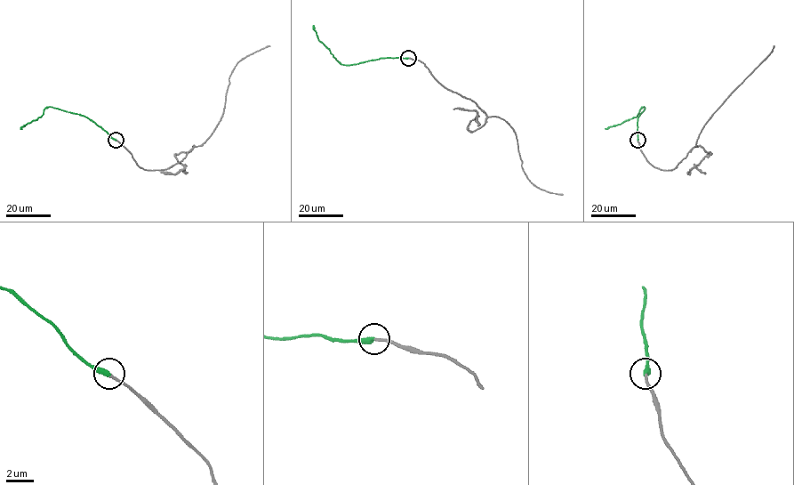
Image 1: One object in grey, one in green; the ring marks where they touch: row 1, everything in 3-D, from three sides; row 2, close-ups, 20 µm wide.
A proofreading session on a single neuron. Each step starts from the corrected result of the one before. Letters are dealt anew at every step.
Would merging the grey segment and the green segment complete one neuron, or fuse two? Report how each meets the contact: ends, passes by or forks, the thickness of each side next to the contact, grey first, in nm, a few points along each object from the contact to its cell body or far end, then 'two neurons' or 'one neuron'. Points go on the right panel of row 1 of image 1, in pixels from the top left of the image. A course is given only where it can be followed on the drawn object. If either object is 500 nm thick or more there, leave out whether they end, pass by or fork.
grey ends there; green ends there; 190 nm thick on the grey side, 400 nm on the other; grey runs (637, 140), (648, 162), (660, 169), (673, 169), (696, 146), (698, 136), (715, 111), (774, 46); green runs (637, 140), (637, 118), (644, 107), (636, 117), (605, 128); one neuron

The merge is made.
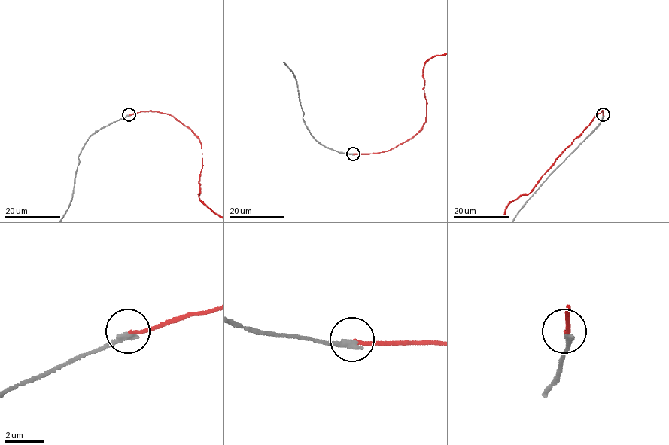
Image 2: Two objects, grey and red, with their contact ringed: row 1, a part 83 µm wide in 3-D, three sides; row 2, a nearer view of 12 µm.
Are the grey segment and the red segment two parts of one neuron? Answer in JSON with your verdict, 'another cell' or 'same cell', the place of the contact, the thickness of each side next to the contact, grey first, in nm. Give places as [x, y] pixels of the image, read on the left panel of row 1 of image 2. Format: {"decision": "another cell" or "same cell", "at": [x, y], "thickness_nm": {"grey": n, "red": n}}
{"decision": "same cell", "at": [129, 114], "thickness_nm": {"grey": 360, "red": 170}}

